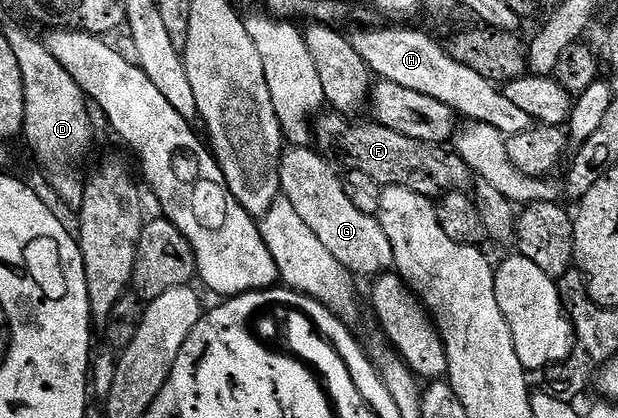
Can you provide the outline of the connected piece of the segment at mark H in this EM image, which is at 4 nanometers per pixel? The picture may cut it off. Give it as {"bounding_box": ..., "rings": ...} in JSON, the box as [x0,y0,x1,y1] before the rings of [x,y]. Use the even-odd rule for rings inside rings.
{"bounding_box":[350,27,533,137],"rings":[[[379,27],[359,28],[360,31],[352,33],[350,37],[354,49],[377,78],[425,94],[426,97],[434,97],[434,100],[449,106],[457,116],[465,115],[465,120],[490,125],[506,137],[533,126],[533,119],[524,110],[518,109],[518,105],[512,104],[497,84],[454,61],[441,40],[439,43],[426,32],[411,31],[408,27]]]}

